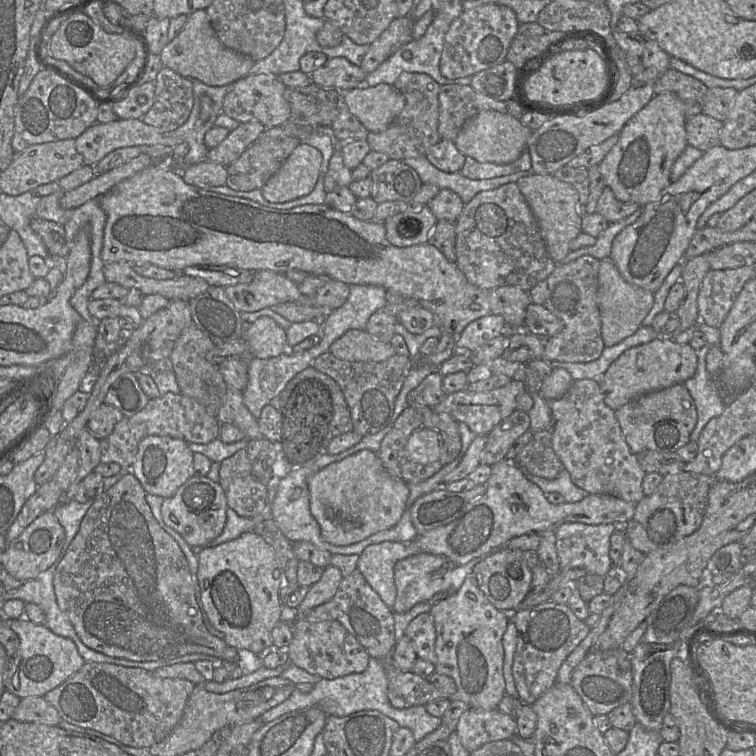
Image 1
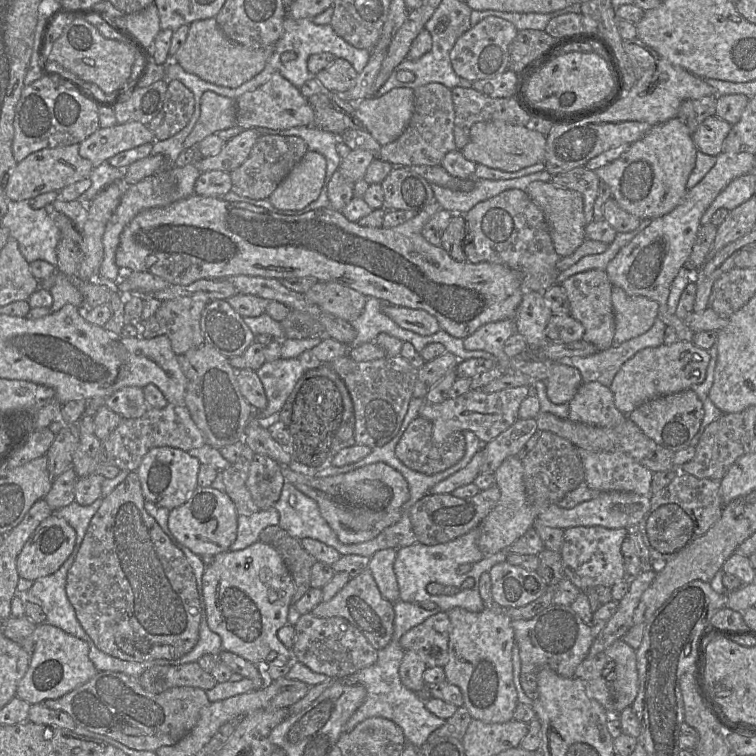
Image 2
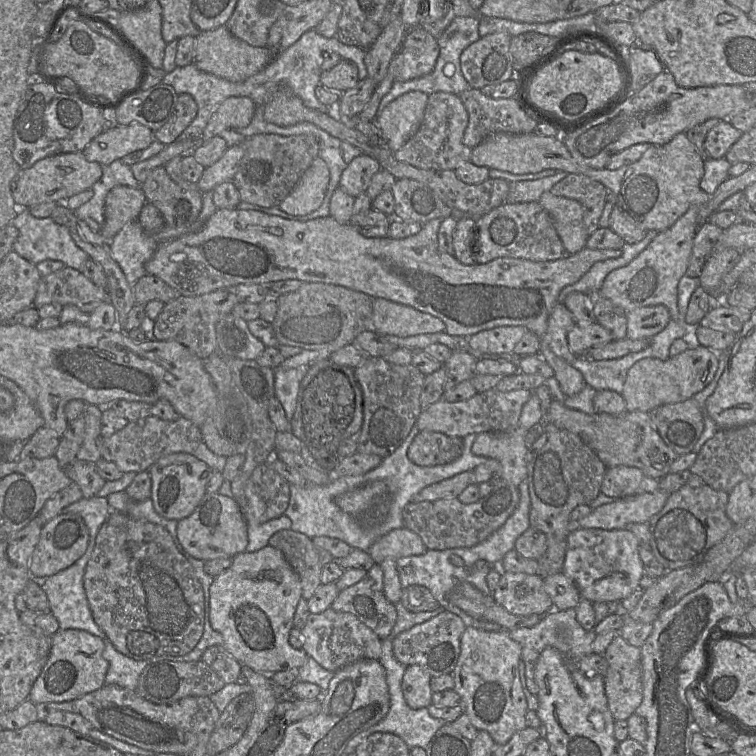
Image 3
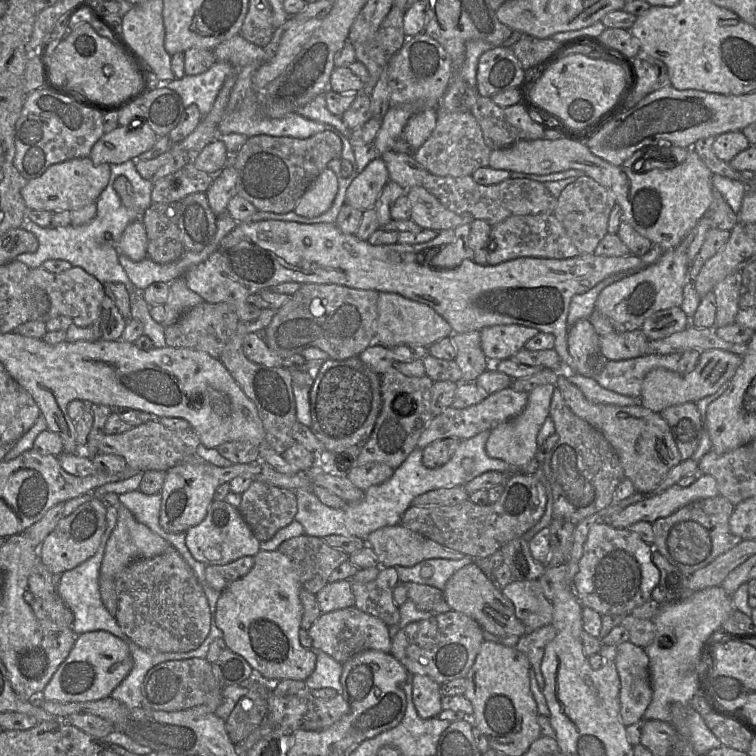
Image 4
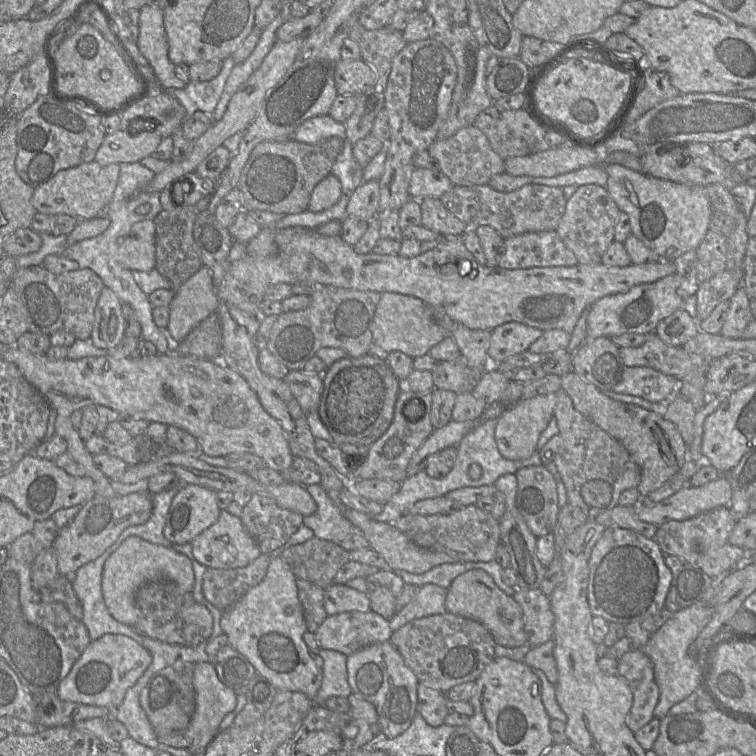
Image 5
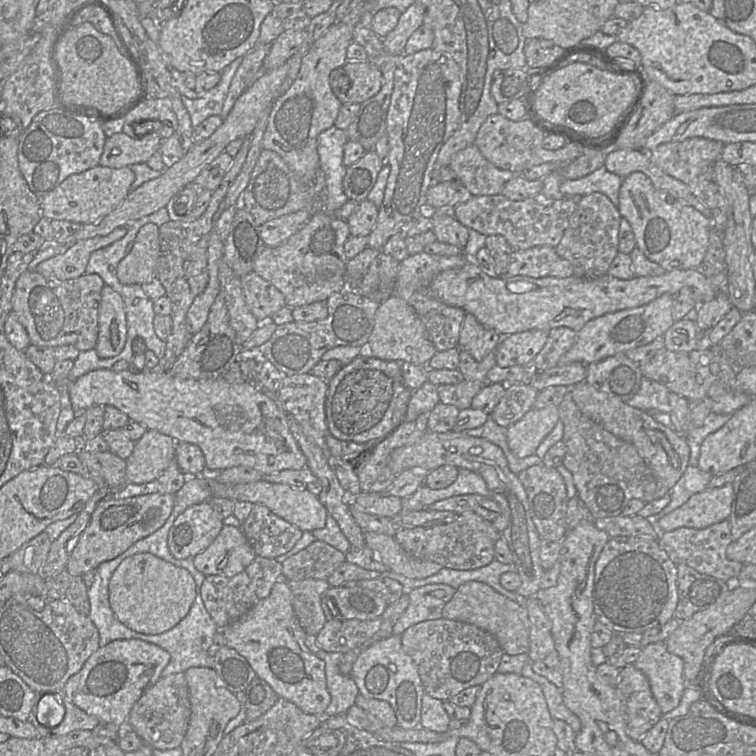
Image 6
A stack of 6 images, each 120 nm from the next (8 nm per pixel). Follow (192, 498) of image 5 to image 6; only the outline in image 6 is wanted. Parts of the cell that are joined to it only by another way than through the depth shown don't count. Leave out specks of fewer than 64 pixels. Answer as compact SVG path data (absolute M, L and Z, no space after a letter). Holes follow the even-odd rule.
M209 501L192 505L170 528L169 550L176 559L194 558L214 541L223 526L223 518Z

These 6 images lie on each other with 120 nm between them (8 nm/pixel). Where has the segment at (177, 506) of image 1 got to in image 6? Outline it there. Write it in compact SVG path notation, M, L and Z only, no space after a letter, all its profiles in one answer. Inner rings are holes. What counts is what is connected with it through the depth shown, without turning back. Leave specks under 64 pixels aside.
M224 525L214 541L193 560L205 576L233 577L247 568L256 556L241 528Z

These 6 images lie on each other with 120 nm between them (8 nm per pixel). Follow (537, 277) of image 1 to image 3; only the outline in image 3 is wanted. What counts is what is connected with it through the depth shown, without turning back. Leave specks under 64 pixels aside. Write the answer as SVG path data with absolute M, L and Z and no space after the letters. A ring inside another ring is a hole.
M539 201L505 203L476 218L472 251L479 264L501 257L551 261L570 256L557 234L553 219Z

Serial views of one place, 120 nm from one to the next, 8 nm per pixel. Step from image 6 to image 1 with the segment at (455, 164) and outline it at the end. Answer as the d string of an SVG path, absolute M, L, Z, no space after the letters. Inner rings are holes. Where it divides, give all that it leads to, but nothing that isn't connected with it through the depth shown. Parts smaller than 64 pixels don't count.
M402 72L393 86L405 97L405 106L385 131L369 132L366 141L371 150L385 153L390 159L425 157L427 151L442 139L438 132L441 85L427 74Z

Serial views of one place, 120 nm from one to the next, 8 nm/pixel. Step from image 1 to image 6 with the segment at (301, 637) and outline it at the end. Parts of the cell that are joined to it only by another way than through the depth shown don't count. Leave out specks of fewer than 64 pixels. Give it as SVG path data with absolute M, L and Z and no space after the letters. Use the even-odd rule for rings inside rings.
M381 617L375 620L330 620L316 635L316 639L321 650L345 654L368 645L381 625Z

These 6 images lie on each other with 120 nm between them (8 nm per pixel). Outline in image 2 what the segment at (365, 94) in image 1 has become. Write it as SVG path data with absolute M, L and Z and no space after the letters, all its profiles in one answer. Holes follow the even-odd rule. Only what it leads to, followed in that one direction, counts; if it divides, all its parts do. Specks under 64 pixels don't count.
M394 88L382 96L355 103L363 128L381 145L395 141L406 129L414 111L414 91Z

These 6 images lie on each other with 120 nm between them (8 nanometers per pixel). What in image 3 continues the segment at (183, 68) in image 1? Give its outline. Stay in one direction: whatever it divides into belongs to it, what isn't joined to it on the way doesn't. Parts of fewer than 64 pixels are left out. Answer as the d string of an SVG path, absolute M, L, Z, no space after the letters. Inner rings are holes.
M226 27L200 33L195 37L194 64L206 73L220 78L240 82L264 69L272 60L272 52L268 46L254 47L235 37Z

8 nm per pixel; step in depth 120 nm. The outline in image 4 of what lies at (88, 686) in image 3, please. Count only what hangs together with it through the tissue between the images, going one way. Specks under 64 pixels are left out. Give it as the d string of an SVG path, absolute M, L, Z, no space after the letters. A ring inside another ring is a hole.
M107 631L85 632L77 635L69 655L59 665L39 697L51 702L87 702L106 698L132 667L131 653L124 640Z

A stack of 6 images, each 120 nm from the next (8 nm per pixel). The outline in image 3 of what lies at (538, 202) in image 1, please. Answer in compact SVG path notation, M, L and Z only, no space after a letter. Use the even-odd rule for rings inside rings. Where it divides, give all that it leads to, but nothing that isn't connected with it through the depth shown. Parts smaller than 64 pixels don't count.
M547 191L541 195L539 203L553 219L557 234L570 255L586 247L589 236L583 224L583 207L578 201Z

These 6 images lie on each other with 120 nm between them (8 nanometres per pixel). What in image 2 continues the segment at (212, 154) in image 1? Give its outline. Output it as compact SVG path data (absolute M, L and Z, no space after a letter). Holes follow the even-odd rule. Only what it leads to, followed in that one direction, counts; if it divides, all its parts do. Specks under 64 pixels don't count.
M255 128L244 129L238 135L225 141L219 153L203 157L195 163L195 167L200 173L211 170L229 173L238 168L248 158L252 147L260 136Z

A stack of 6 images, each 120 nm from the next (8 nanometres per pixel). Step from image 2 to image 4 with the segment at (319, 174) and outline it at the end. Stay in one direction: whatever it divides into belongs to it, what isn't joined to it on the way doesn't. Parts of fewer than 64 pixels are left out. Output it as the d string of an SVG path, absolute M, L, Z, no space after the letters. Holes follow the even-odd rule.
M326 168L305 191L293 212L305 217L319 216L331 208L337 192L337 176Z

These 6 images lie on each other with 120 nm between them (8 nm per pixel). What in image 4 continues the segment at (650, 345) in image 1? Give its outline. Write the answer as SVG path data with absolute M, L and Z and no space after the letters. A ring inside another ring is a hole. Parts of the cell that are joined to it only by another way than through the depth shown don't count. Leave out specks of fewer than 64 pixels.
M713 349L701 352L695 369L688 374L679 374L677 370L653 369L643 379L639 397L640 405L659 413L670 406L686 402L695 403L704 397L714 394L724 384L729 383L741 363L742 356L728 351Z

